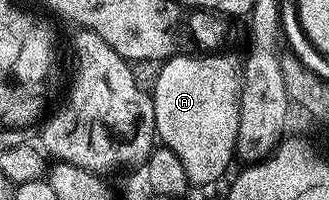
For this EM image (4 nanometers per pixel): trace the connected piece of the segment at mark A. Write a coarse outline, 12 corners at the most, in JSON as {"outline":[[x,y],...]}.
{"outline":[[176,53],[155,79],[155,134],[188,184],[236,158],[241,75]]}

